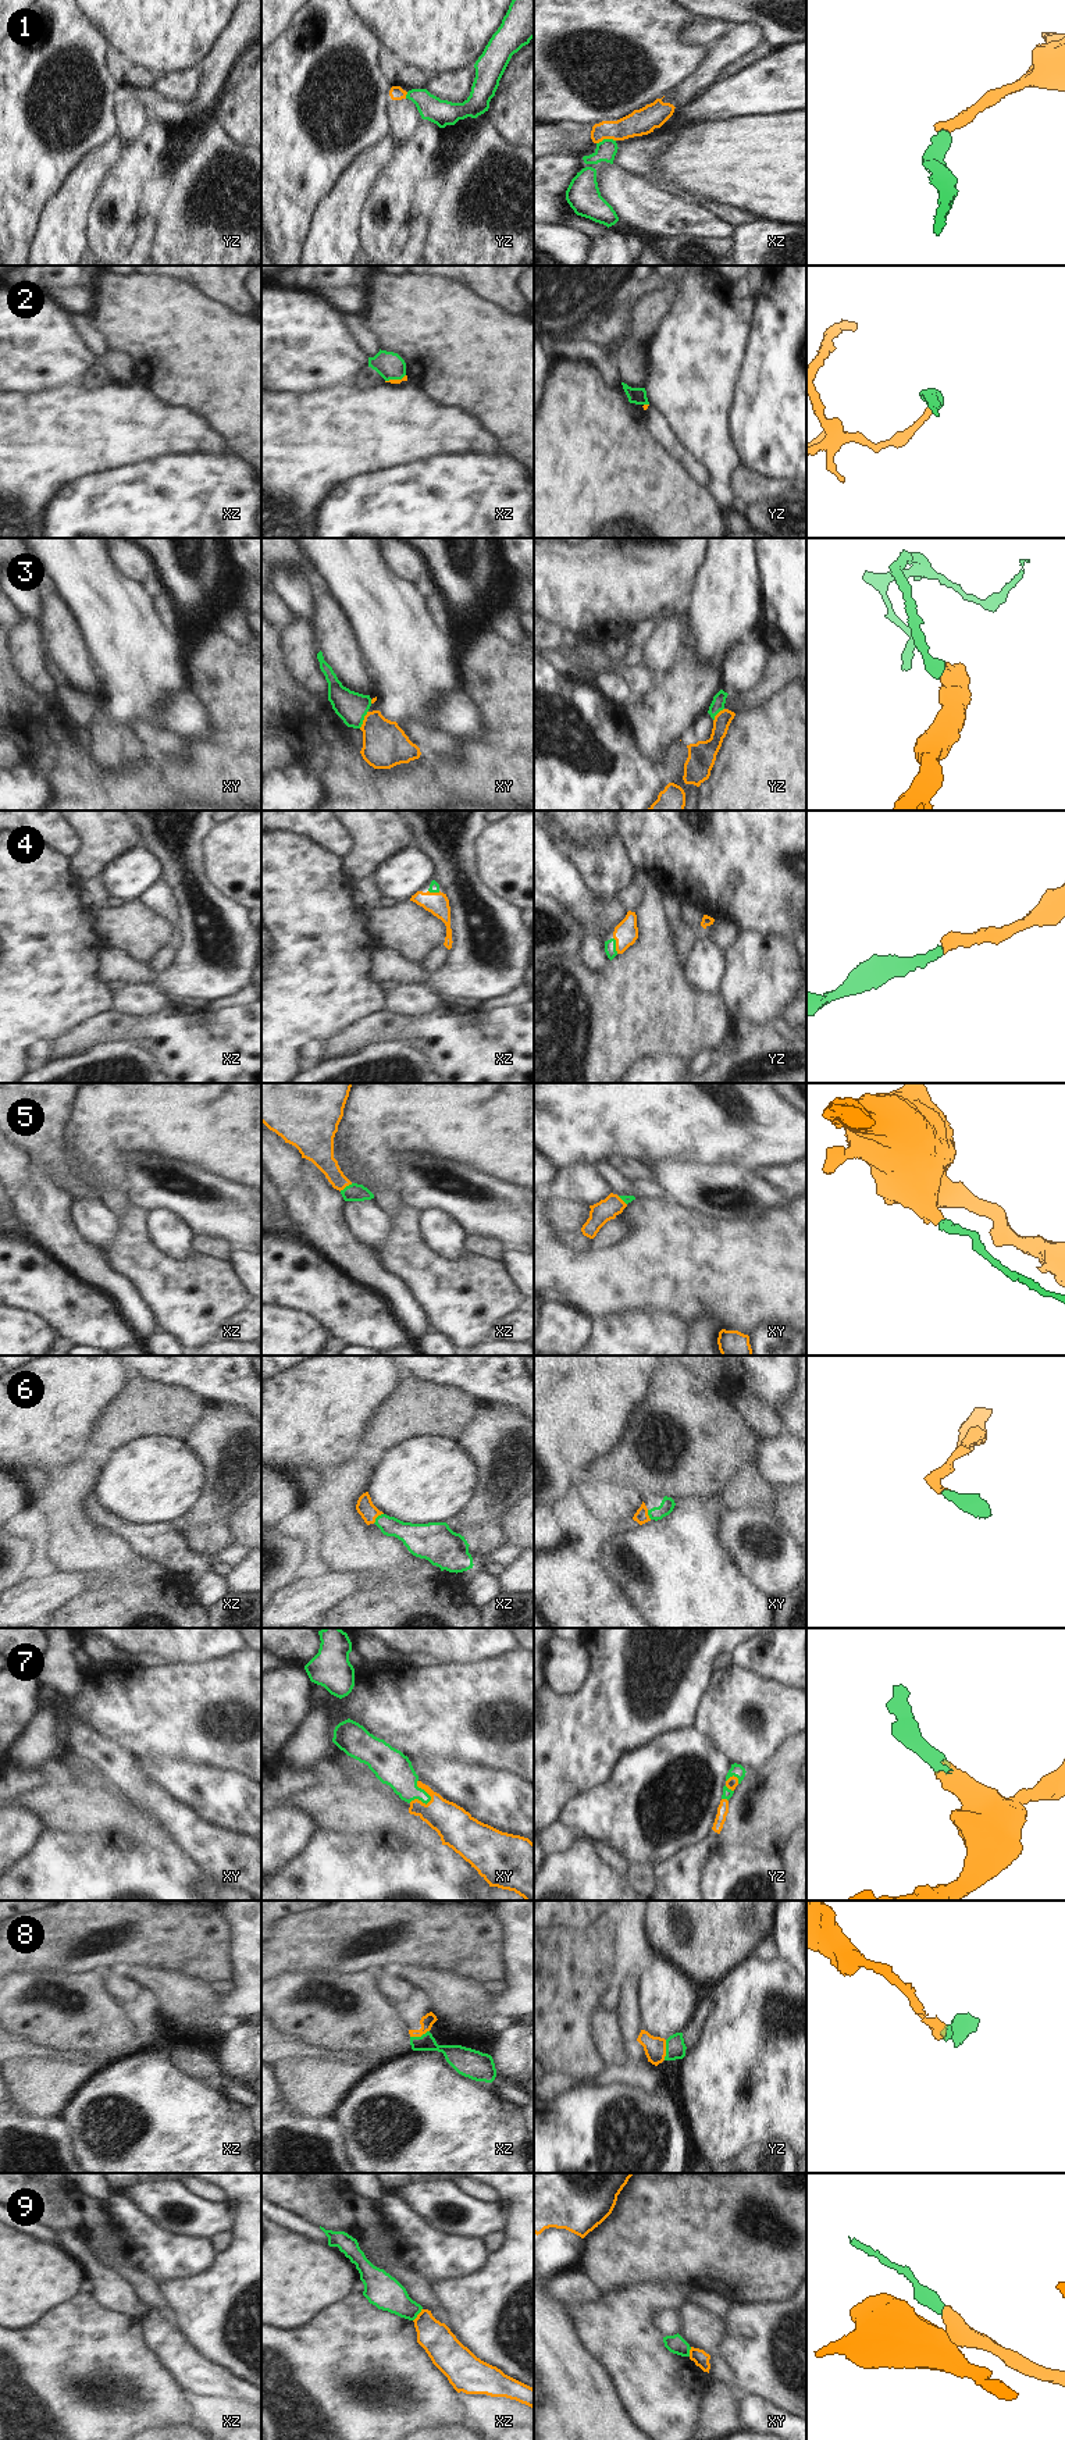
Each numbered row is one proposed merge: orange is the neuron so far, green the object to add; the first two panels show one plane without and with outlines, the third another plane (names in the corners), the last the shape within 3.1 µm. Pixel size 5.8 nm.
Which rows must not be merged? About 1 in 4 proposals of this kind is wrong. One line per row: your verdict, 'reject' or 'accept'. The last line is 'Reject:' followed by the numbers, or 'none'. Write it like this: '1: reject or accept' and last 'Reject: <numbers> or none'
1: accept
2: accept
3: reject
4: accept
5: accept
6: accept
7: accept
8: accept
9: reject
Reject: 3, 9

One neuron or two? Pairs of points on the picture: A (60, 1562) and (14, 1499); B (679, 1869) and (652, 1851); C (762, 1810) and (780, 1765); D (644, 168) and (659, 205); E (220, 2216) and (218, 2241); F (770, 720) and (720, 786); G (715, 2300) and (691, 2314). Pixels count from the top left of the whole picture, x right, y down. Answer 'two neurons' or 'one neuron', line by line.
A: two neurons
B: two neurons
C: one neuron
D: two neurons
E: two neurons
F: one neuron
G: two neurons

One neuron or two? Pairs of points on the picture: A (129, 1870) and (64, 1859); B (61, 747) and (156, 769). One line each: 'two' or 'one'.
A: one
B: one

